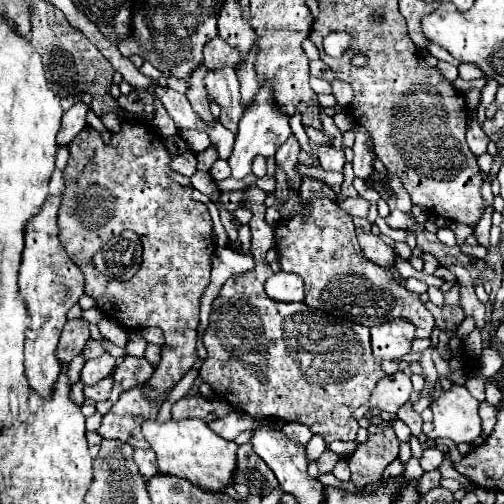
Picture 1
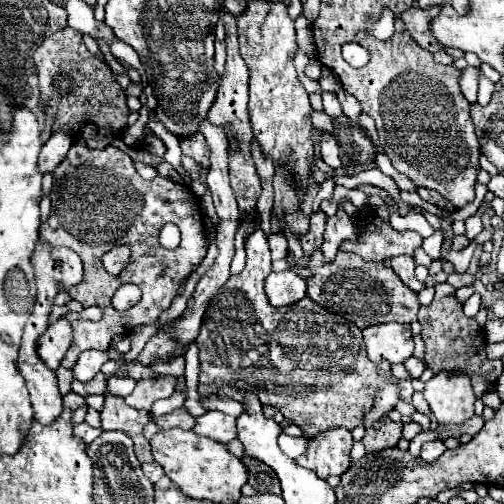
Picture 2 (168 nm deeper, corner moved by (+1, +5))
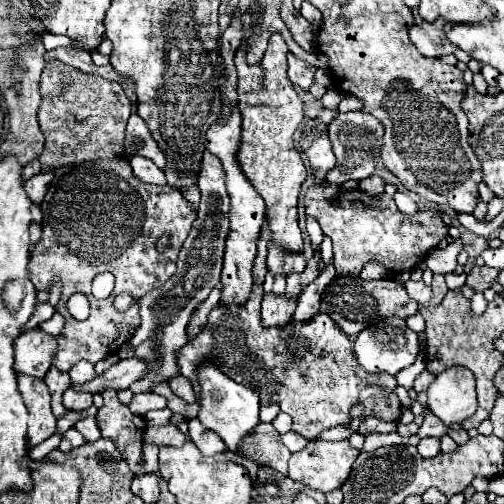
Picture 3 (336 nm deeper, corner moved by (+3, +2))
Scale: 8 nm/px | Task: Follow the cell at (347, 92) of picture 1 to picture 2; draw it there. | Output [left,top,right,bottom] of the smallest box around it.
[319,68,341,93]

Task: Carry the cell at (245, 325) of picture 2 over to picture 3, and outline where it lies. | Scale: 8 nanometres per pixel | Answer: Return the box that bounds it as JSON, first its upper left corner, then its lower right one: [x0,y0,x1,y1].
[177,282,397,440]

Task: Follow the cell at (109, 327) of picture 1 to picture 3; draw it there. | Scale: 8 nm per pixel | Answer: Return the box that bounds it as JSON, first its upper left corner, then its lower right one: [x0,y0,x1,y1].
[39,312,64,336]

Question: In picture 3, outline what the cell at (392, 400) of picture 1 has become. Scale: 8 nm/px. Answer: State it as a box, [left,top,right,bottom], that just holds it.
[319,426,351,440]

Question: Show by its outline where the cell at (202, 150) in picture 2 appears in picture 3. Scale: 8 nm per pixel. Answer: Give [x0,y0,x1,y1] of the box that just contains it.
[117,150,229,394]

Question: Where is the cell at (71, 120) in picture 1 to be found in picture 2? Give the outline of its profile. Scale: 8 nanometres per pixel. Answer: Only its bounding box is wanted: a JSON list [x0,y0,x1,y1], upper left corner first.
[37,129,73,175]

